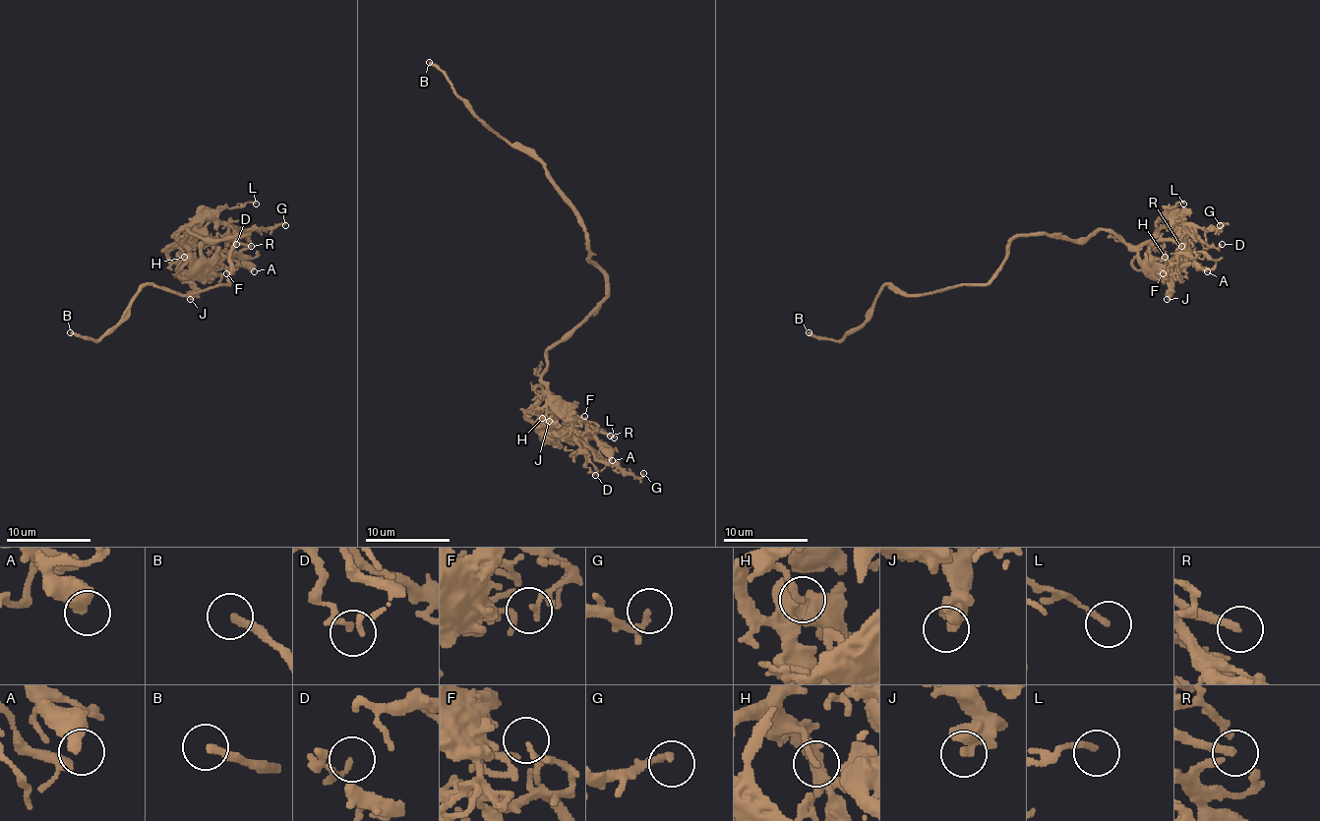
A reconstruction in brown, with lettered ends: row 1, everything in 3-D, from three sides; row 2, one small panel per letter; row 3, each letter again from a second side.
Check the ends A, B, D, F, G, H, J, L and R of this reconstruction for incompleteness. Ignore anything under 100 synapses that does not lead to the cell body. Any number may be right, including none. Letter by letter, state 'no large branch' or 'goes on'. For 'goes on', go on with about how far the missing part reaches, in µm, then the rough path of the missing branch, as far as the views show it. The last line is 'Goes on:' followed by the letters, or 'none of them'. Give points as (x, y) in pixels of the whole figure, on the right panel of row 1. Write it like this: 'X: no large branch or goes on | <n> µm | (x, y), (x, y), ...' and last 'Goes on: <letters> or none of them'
A: no large branch
B: no large branch
D: no large branch
F: no large branch
G: no large branch
H: no large branch
J: no large branch
L: no large branch
R: goes on | 40 µm | (1181, 246), (1226, 257), (1272, 253), (1279, 267), (1270, 277), (1281, 282), (1297, 255), (1295, 221), (1299, 233)
Goes on: R

